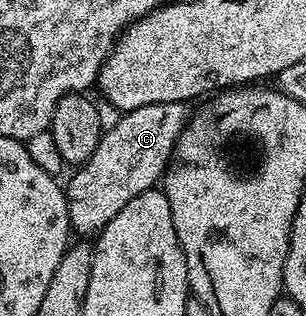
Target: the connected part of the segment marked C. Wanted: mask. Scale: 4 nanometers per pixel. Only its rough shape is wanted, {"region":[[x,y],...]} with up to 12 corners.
{"region":[[137,107],[65,188],[74,233],[99,232],[164,177],[191,112]]}

